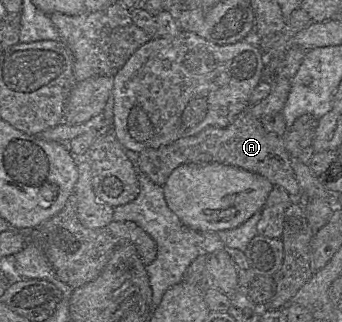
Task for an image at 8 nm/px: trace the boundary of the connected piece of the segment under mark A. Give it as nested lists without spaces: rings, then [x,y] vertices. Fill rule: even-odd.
[[[250,109],[241,112],[227,127],[208,127],[194,136],[181,138],[159,148],[148,148],[139,153],[140,169],[160,186],[165,185],[170,174],[180,165],[208,163],[226,164],[257,173],[273,185],[285,189],[294,199],[303,193],[283,138],[266,131],[262,122],[252,115]]]

